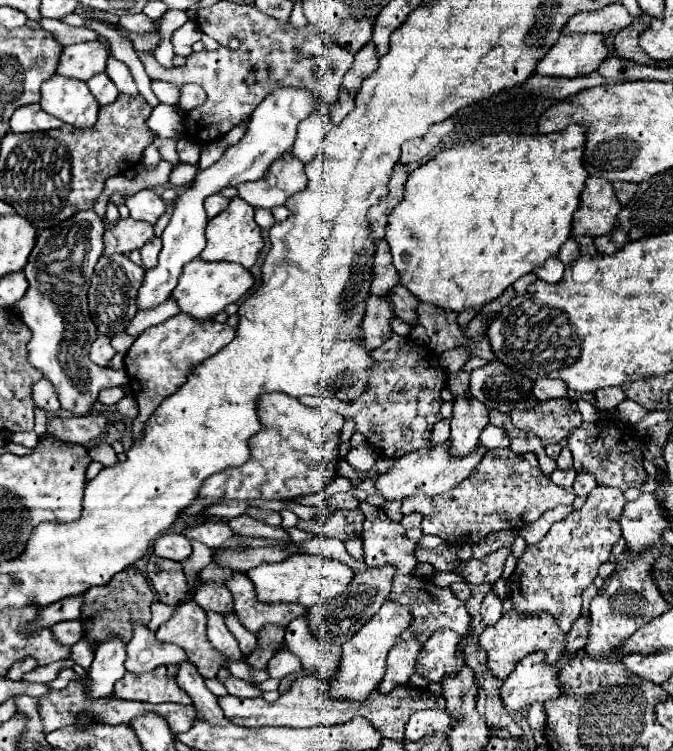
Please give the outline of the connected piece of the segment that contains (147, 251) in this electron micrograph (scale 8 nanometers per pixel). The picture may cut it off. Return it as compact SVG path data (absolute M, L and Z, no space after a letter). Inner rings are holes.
M155 237L155 239L147 241L147 243L141 247L140 254L143 262L143 267L145 269L151 269L151 267L155 267L155 265L157 265L160 251L161 239L159 239L159 237Z

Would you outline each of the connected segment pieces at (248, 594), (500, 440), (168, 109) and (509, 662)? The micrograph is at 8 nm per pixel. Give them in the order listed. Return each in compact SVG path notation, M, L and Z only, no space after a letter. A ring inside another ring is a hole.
M233 573L233 577L227 581L227 587L233 595L235 613L241 625L253 635L259 635L261 629L267 625L286 627L289 621L307 613L307 609L295 603L285 603L285 605L283 603L275 603L275 605L259 603L255 597L255 589L251 581L245 577L245 573Z
M487 425L487 429L483 429L479 443L487 449L495 449L495 447L509 447L509 435L505 433L505 429L501 427L493 427Z
M159 103L157 107L153 107L151 117L147 117L147 129L153 133L153 139L179 139L185 133L181 109Z
M509 611L495 625L485 627L485 631L479 635L479 647L487 653L487 667L491 669L491 673L499 679L505 679L515 669L515 665L529 653L543 651L545 661L553 665L565 649L565 635L559 629L555 617L551 617L549 613L523 615L517 611Z

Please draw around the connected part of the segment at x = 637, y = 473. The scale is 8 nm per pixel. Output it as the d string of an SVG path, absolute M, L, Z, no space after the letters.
M601 419L597 423L581 423L579 429L573 429L567 437L567 447L573 453L575 471L593 473L597 485L617 487L627 491L629 487L639 487L647 479L647 471L643 467L643 447L645 441L635 437L635 429L617 421L617 419Z

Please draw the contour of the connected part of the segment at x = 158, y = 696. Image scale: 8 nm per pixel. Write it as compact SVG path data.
M159 665L151 673L127 673L114 686L114 697L131 701L149 701L149 703L179 703L189 705L191 697L179 689L175 683L175 665Z

